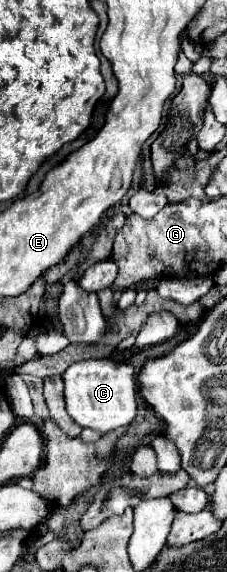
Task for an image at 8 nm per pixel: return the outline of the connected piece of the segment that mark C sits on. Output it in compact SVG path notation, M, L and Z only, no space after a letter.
M89 359L89 361L79 361L67 367L63 373L65 381L65 401L67 401L67 413L81 425L81 427L91 427L99 431L101 435L117 429L117 427L127 427L137 413L137 395L135 395L135 369L129 363L115 363L111 359Z

